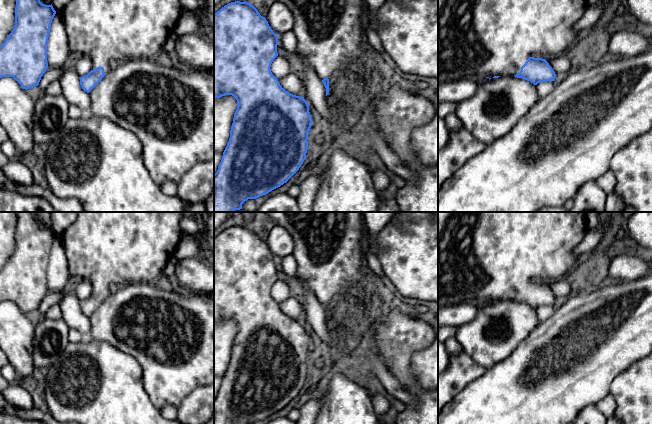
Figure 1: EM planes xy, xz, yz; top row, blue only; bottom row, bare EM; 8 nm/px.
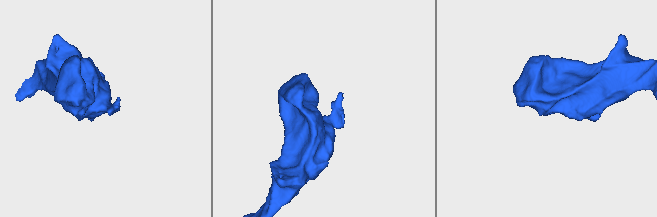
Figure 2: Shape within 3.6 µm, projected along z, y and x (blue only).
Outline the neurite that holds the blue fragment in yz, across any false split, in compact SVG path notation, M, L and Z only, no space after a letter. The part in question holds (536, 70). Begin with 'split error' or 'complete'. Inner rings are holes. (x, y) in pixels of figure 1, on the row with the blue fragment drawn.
split error; M438 0L438 84L462 78L491 79L500 76L515 76L530 81L534 85L540 82L555 81L556 74L546 60L564 54L580 36L573 26L584 15L587 7L587 0Z

